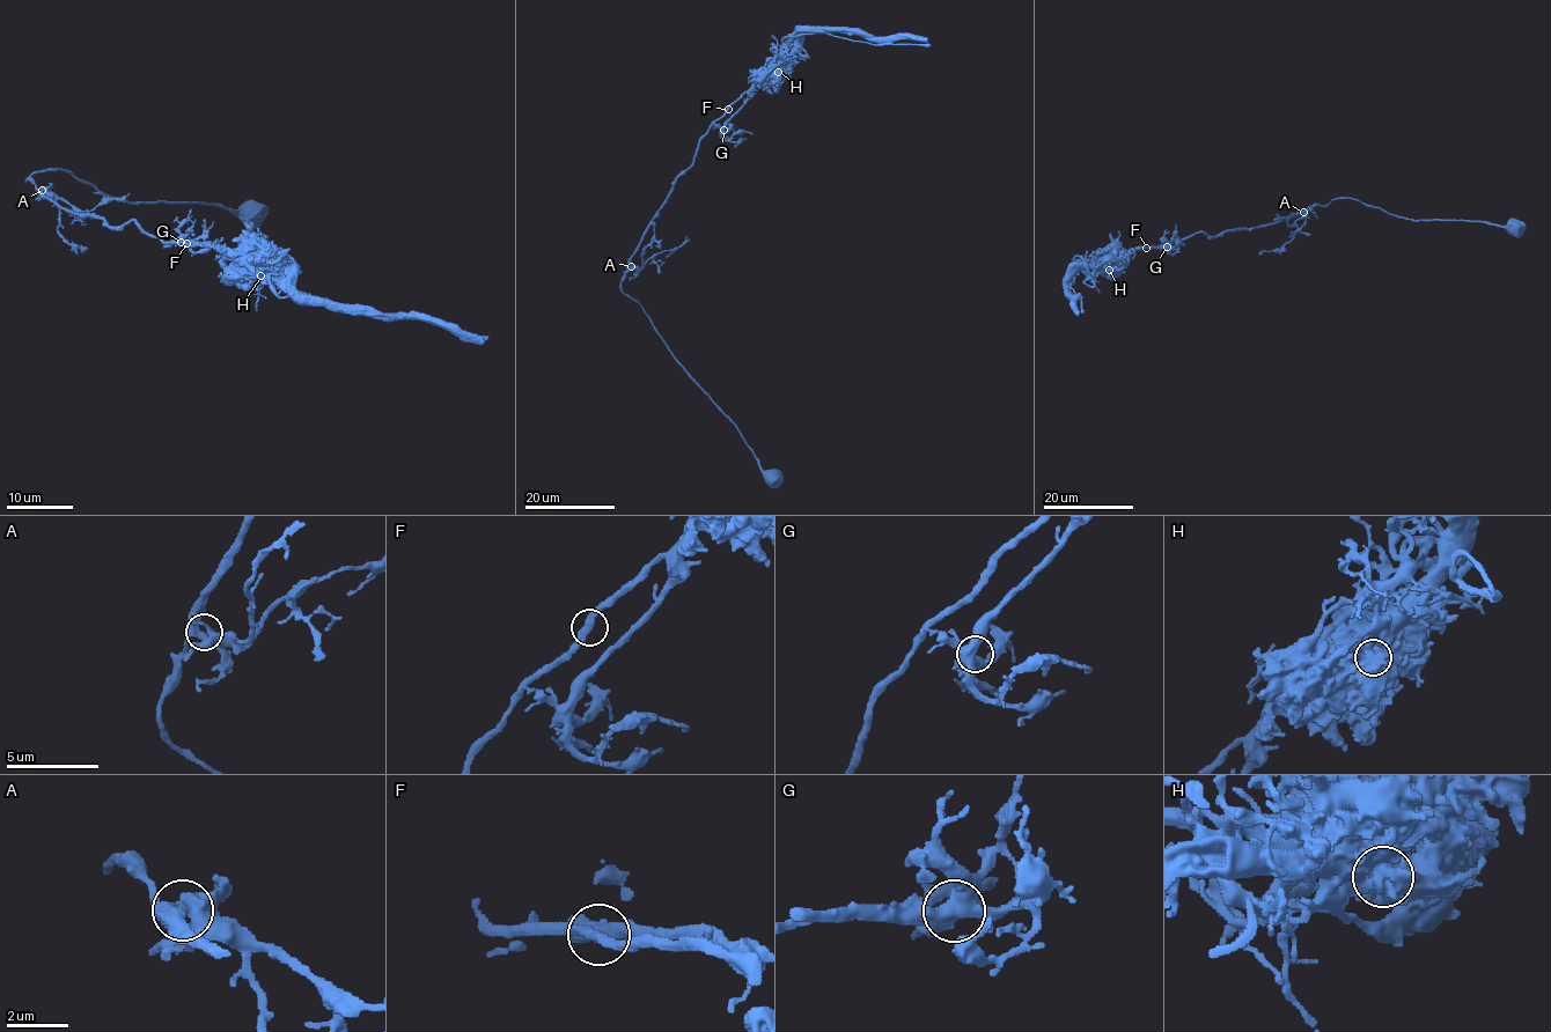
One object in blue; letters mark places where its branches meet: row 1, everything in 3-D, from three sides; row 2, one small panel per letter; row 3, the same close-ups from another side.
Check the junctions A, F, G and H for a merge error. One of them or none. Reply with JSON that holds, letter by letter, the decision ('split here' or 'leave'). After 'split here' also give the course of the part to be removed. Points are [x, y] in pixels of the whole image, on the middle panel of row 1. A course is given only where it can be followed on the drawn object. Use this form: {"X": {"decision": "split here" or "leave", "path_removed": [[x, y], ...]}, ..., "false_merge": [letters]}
{"A": {"decision": "leave"}, "F": {"decision": "leave"}, "G": {"decision": "leave"}, "H": {"decision": "split here", "path_removed": [[778, 71], [776, 58], [703, 137], [631, 259], [620, 289], [734, 425], [758, 464], [783, 481]]}, "false_merge": ["H"]}

